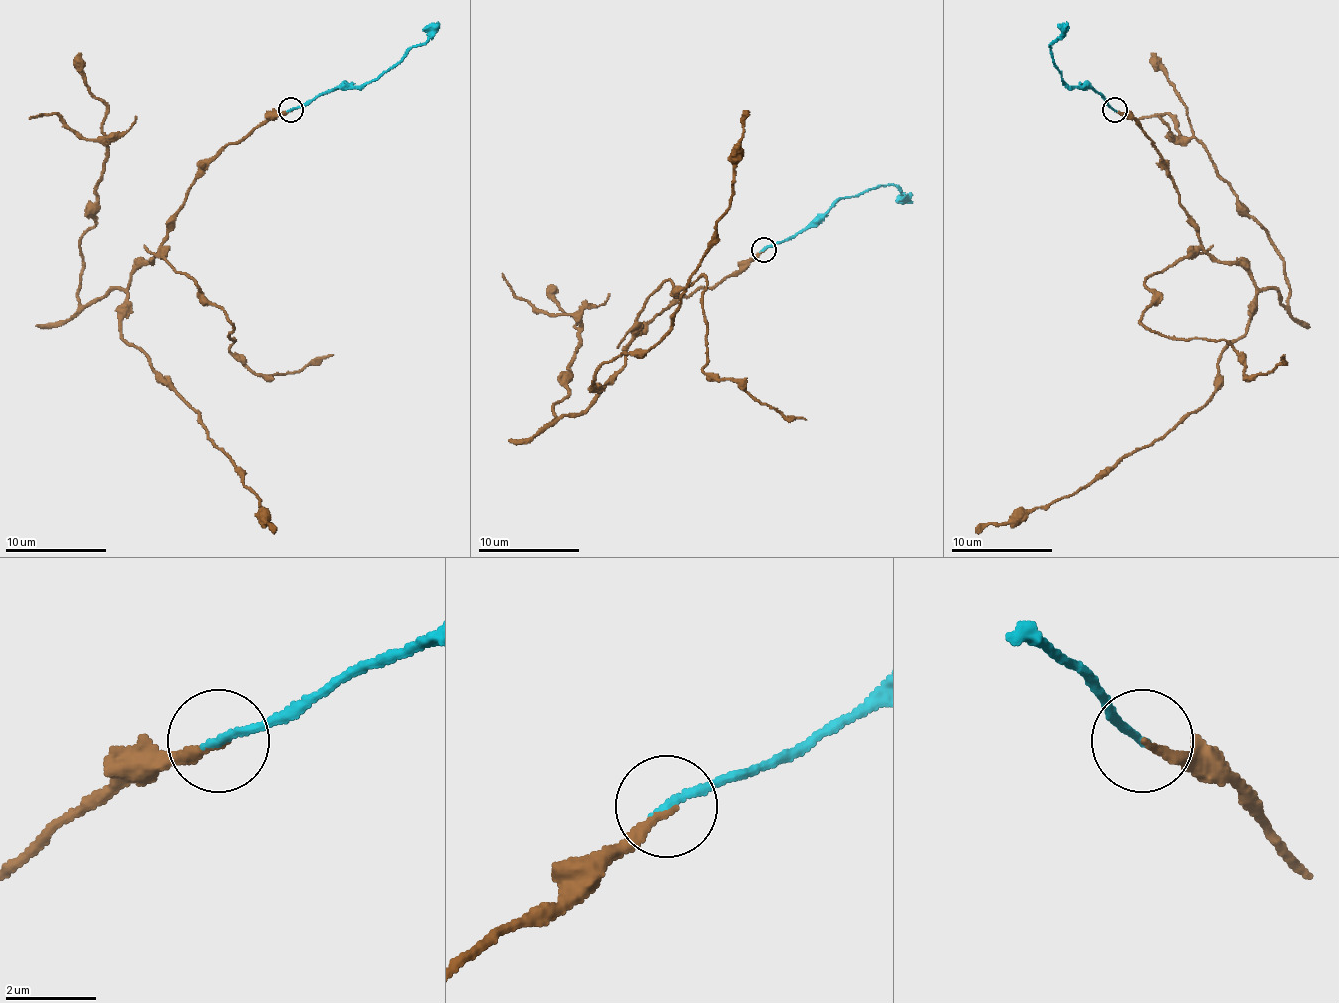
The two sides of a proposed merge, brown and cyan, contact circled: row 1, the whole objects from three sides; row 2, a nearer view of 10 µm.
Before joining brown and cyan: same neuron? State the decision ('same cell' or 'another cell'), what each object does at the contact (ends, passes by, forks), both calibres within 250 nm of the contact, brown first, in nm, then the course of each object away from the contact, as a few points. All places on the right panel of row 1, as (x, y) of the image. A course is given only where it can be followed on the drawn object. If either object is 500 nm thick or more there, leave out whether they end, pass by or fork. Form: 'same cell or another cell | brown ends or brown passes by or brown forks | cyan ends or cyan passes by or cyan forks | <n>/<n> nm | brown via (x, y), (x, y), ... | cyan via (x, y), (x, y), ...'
same cell | brown ends | cyan ends | 160/170 nm | brown via (1115, 112), (1153, 142), (1201, 245), (1251, 276), (1256, 308), (1193, 412), (1069, 495), (976, 533) | cyan via (1115, 109), (1095, 89), (1072, 89), (1062, 79), (1049, 46), (1062, 33), (1067, 21)

